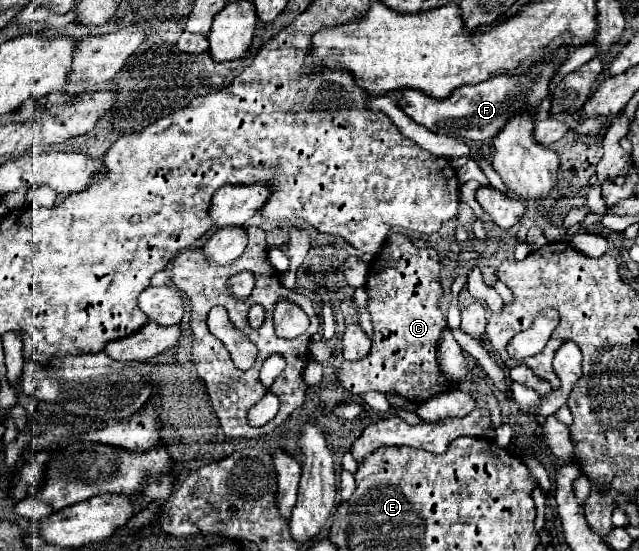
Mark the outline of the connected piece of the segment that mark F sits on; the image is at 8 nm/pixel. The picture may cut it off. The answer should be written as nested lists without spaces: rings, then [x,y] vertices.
[[[570,45],[558,47],[556,51],[546,53],[542,61],[536,61],[524,75],[496,75],[478,85],[458,87],[446,99],[434,99],[422,91],[404,89],[402,93],[396,95],[396,103],[416,123],[428,127],[434,133],[486,143],[494,135],[498,135],[504,129],[504,125],[508,125],[510,119],[514,119],[514,115],[520,115],[524,111],[534,111],[540,107],[540,103],[548,97],[548,87],[552,77],[558,73],[560,65],[570,57],[570,53],[572,53]]]

